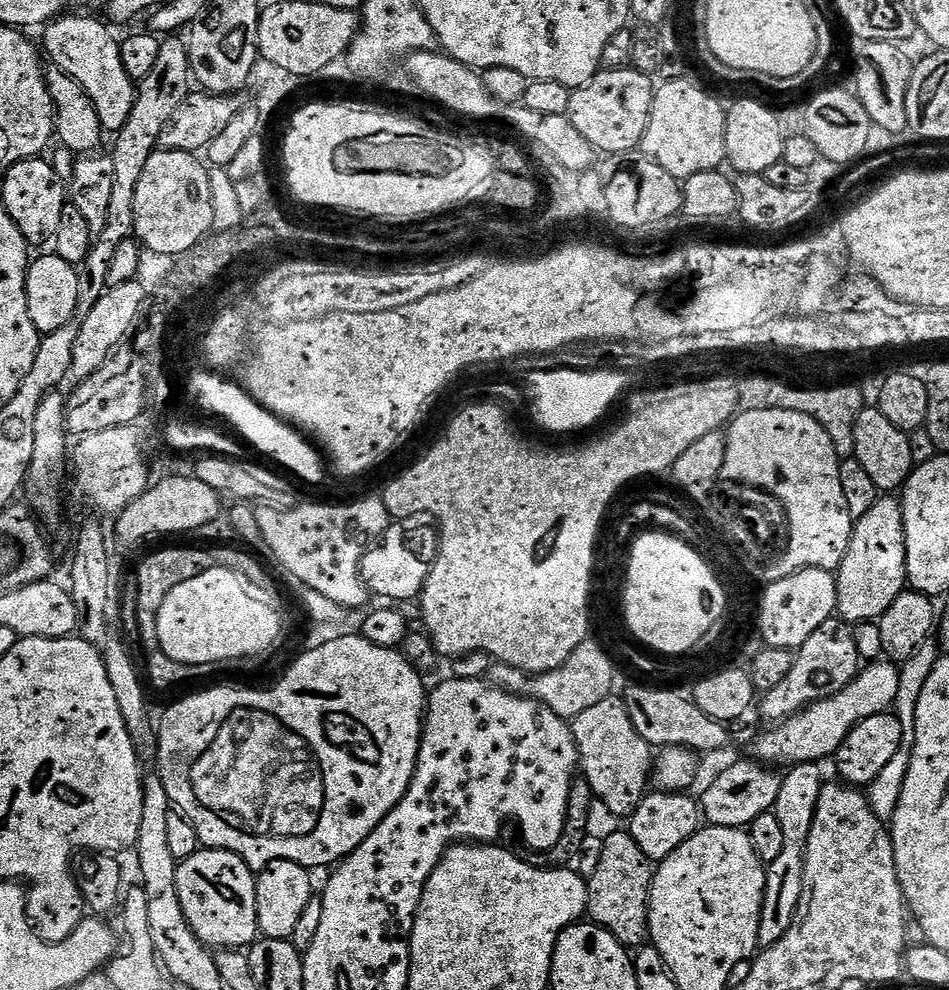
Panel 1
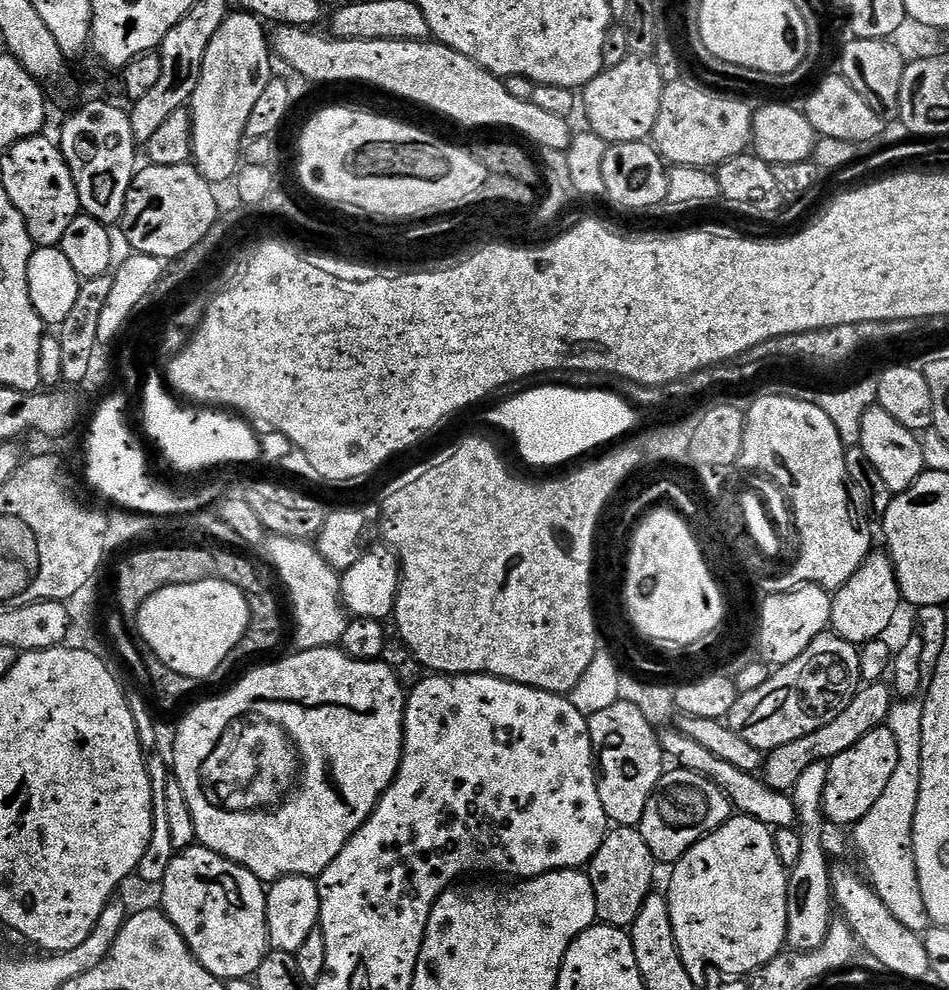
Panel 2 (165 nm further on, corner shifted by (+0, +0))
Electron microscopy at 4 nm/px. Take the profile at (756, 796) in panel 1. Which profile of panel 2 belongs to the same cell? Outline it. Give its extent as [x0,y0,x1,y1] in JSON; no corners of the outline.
[762,683,894,793]

